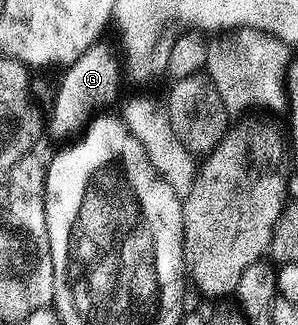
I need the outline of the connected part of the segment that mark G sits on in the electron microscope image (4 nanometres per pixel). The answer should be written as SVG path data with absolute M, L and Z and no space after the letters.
M103 42L94 43L78 58L65 67L62 72L52 116L48 120L48 130L54 138L64 138L70 134L81 133L88 124L89 116L110 103L116 96L122 78L122 64L119 57L112 56L111 50Z

